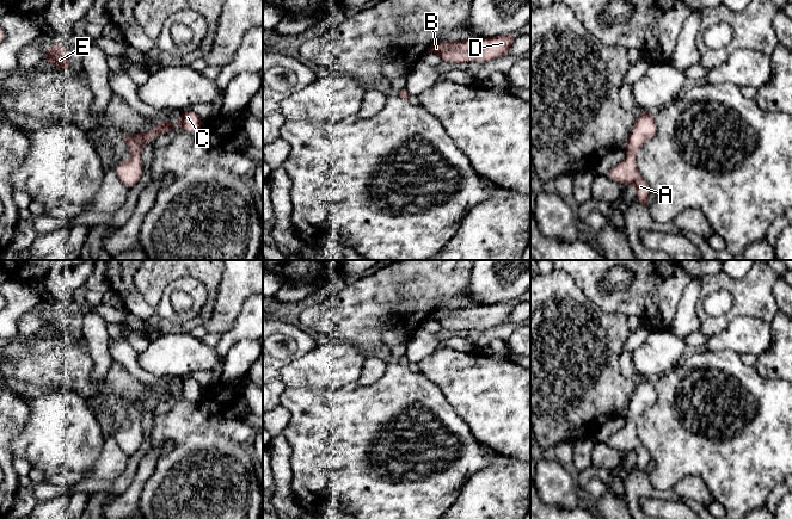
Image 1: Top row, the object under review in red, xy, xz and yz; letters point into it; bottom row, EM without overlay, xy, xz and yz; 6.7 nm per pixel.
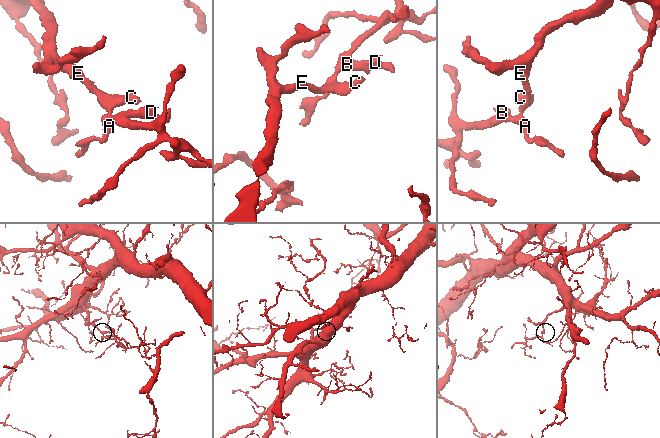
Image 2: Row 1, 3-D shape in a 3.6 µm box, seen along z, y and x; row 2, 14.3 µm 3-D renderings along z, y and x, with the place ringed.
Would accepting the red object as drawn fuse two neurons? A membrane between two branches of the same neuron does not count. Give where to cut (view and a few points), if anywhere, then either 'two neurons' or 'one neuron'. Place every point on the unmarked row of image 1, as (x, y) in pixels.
no cut | one neuron

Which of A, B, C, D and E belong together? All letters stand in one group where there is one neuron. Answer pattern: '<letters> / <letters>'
A B C D E

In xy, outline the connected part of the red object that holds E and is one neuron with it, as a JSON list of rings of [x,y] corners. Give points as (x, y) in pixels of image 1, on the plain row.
[[[53,310],[51,315],[44,320],[43,332],[55,332],[65,339],[73,338],[69,332],[66,314],[59,310]]]

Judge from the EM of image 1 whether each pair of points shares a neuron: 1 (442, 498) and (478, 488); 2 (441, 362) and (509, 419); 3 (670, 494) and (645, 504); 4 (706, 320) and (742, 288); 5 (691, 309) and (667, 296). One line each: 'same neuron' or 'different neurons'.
1: different neurons
2: same neuron
3: different neurons
4: same neuron
5: different neurons

